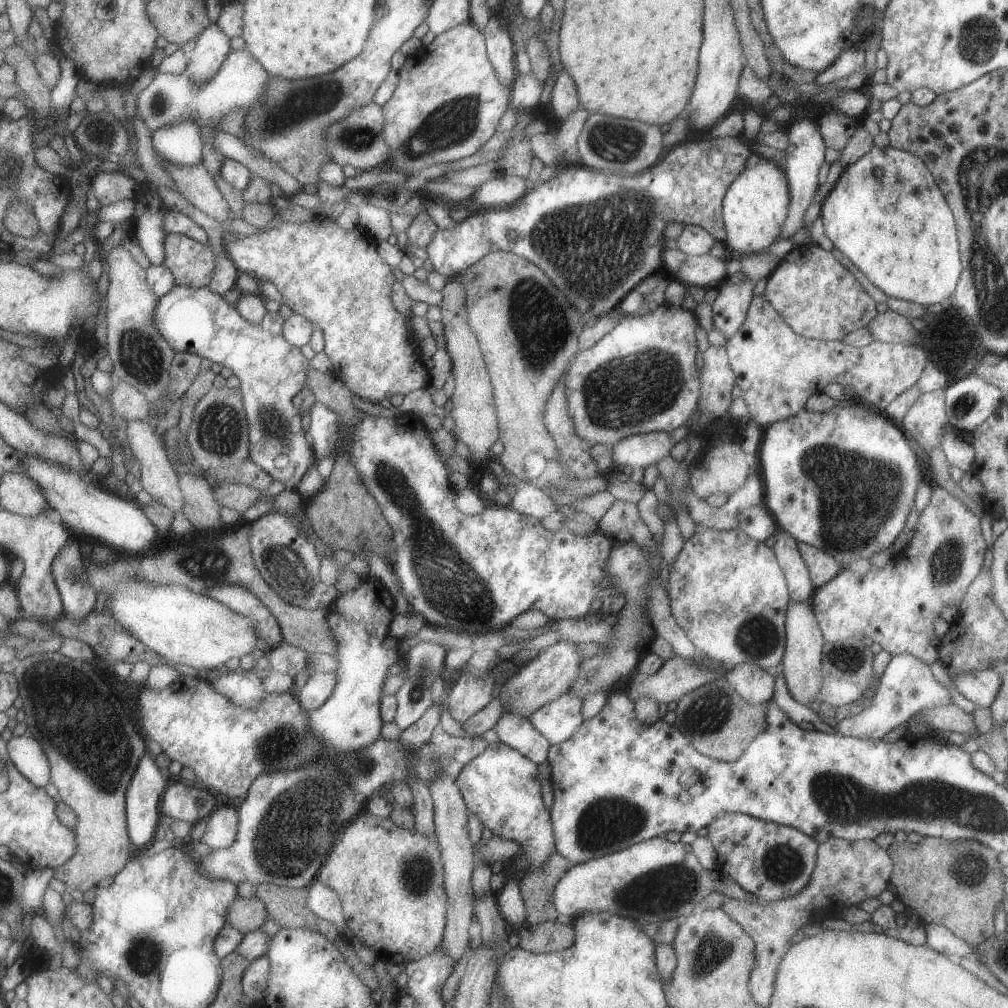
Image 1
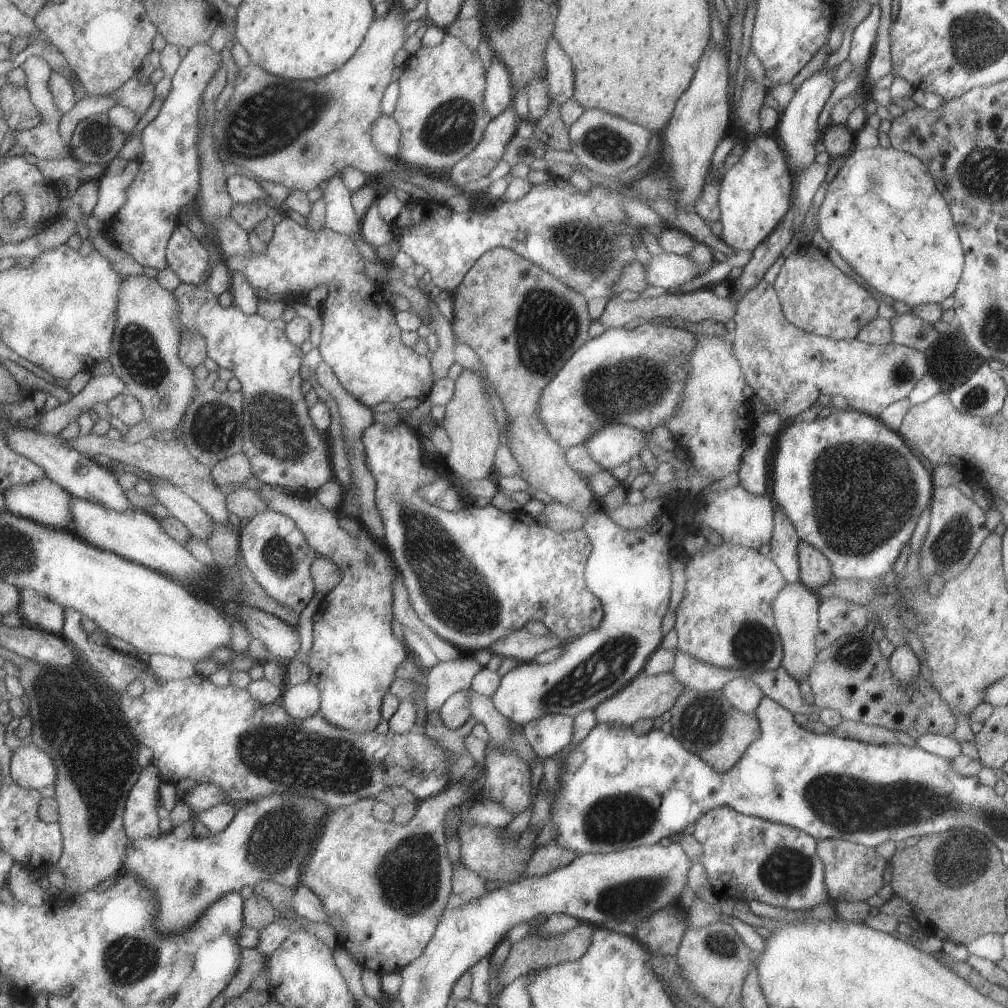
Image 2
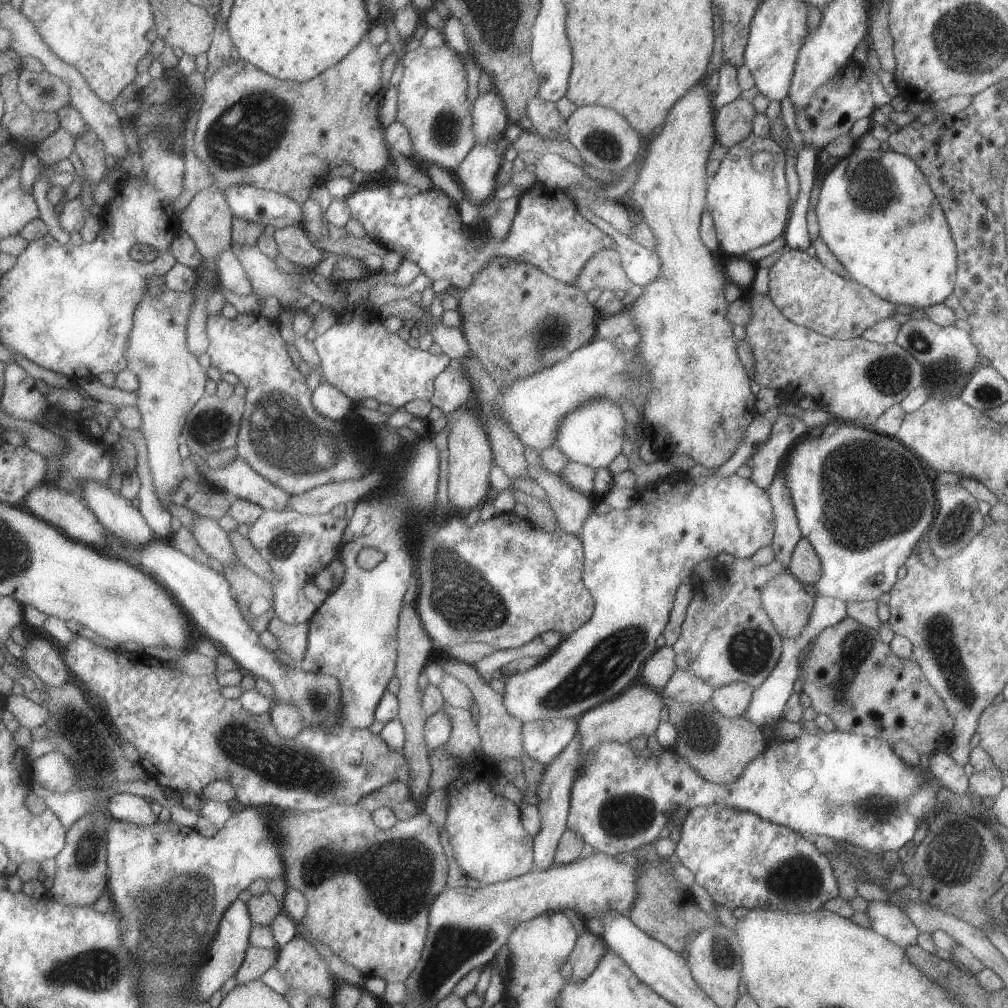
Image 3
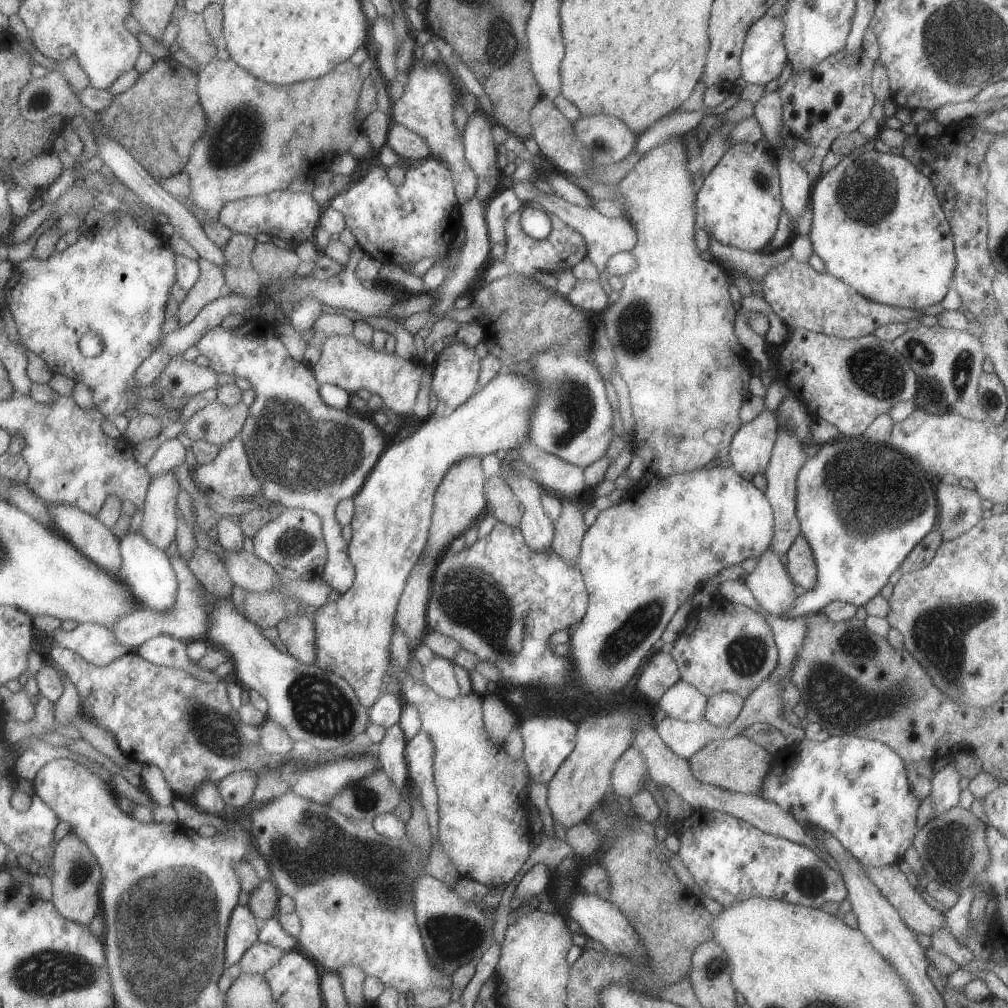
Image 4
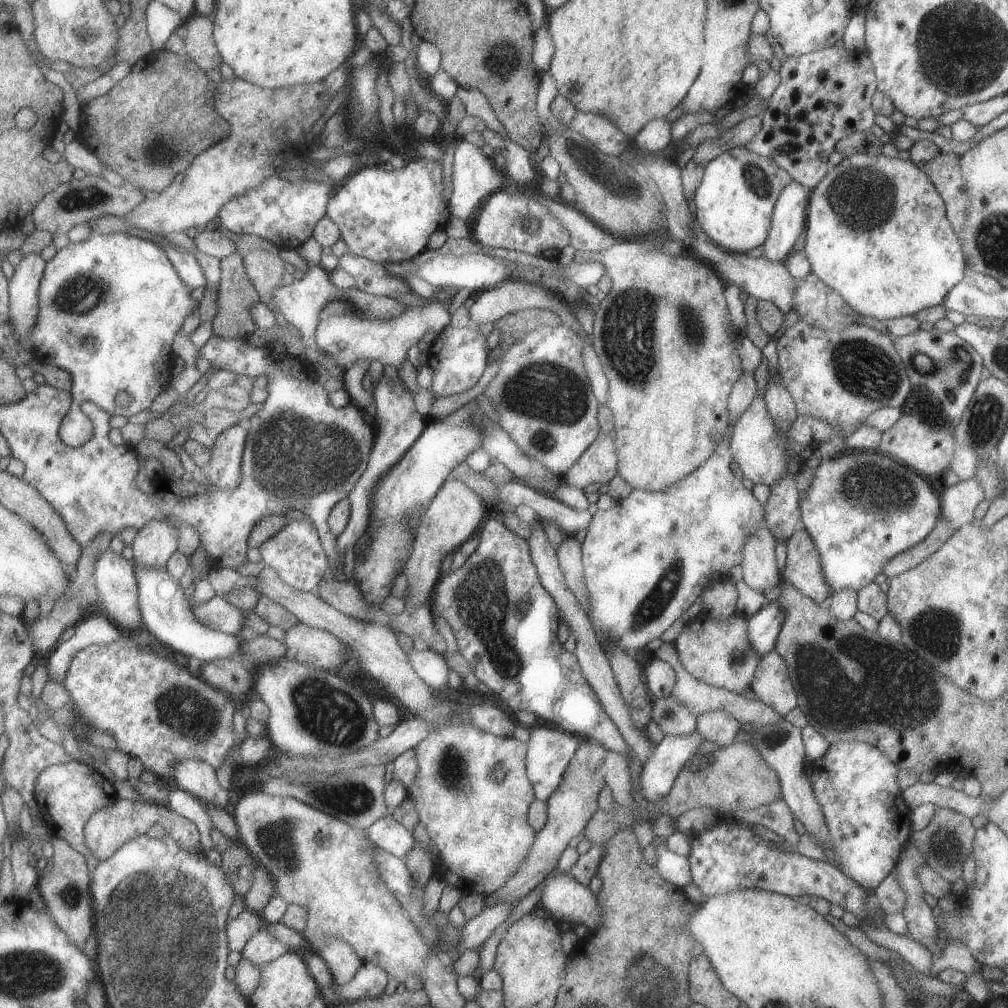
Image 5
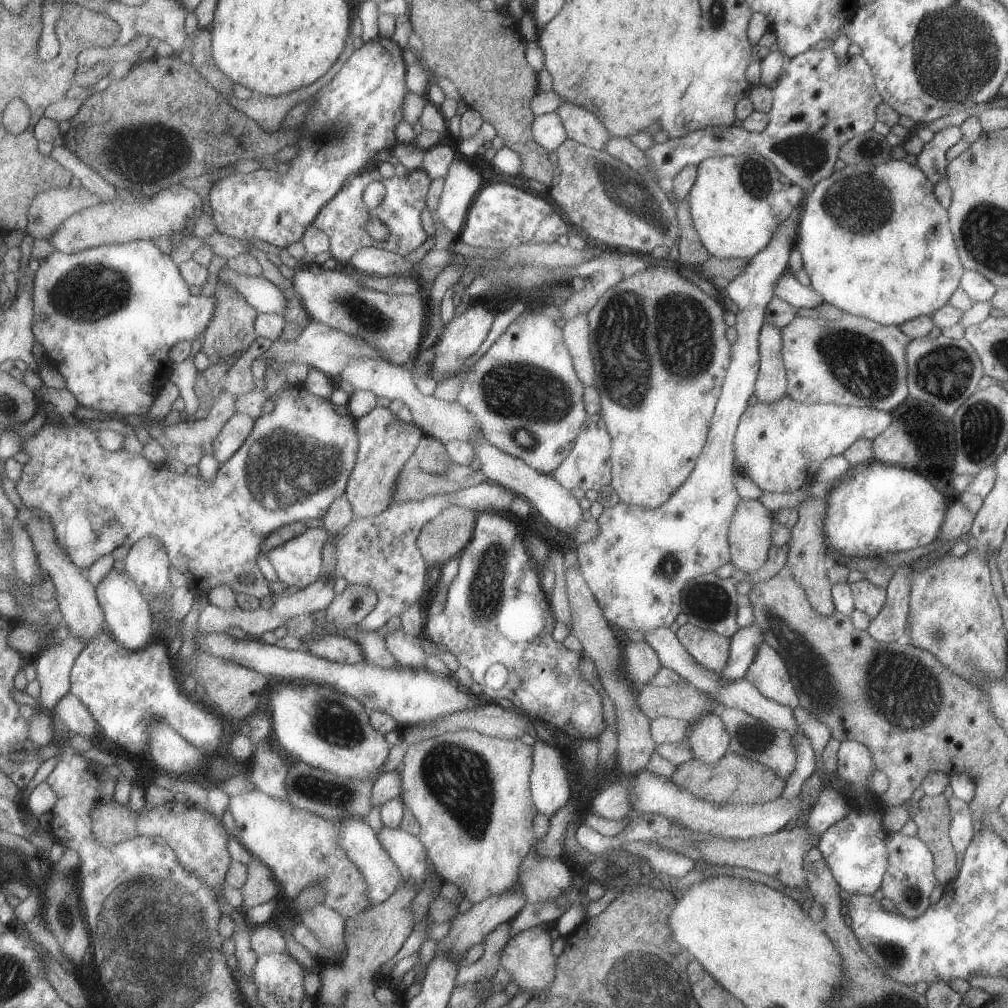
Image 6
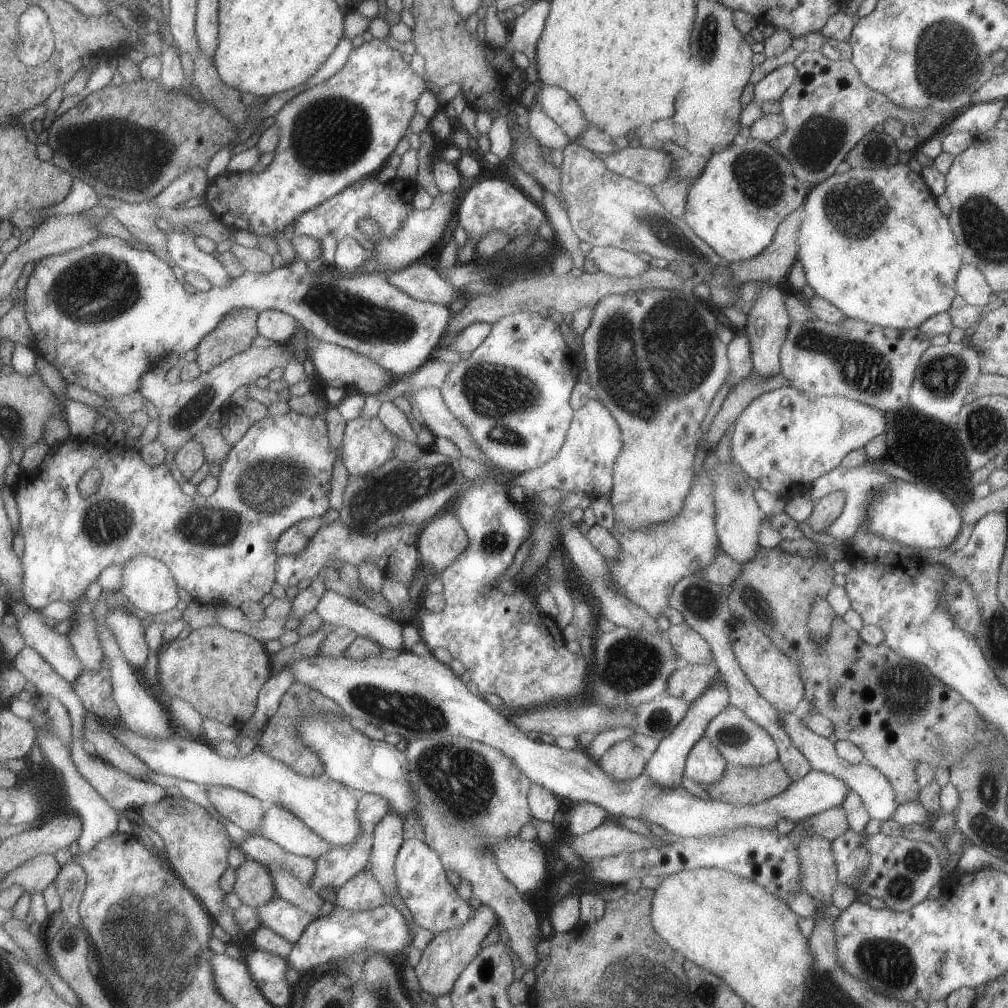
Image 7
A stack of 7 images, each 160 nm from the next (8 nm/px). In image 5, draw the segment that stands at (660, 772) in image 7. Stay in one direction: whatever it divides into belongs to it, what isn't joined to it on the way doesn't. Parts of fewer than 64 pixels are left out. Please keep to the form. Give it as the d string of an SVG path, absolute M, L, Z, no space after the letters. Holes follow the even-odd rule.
M776 600L769 601L756 614L747 618L747 640L753 652L763 656L774 649L783 620L785 614Z

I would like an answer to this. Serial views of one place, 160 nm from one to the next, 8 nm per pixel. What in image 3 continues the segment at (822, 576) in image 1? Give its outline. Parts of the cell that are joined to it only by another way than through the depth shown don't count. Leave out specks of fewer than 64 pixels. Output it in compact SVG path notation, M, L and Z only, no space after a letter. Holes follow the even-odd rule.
M801 537L793 549L788 567L786 568L802 585L815 584L821 576L820 560L813 547Z

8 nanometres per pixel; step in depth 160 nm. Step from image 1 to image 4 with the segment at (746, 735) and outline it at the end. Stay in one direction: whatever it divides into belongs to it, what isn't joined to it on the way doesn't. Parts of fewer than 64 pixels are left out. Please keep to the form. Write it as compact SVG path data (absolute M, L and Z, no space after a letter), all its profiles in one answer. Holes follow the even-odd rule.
M739 733L727 740L708 741L686 761L691 774L702 783L709 783L734 793L759 795L760 784L771 763L771 754L762 746Z

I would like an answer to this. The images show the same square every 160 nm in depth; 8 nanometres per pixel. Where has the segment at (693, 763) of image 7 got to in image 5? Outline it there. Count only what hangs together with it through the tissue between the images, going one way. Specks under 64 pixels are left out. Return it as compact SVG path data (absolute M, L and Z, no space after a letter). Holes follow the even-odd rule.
M723 710L703 712L696 716L696 730L699 735L703 740L713 742L721 748L733 743L740 730L739 726L737 720Z

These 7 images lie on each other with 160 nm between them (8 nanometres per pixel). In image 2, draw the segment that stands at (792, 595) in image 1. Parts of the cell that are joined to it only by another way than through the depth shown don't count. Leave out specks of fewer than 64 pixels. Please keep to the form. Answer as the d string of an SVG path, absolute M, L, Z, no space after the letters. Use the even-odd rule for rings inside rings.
M779 508L772 514L772 535L767 556L775 563L784 581L789 584L799 581L798 548L800 541L795 527Z

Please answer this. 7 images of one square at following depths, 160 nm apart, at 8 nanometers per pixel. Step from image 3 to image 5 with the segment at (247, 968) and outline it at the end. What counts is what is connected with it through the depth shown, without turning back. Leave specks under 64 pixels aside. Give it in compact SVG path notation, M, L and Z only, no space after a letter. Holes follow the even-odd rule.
M264 928L247 944L242 954L253 964L261 966L268 964L271 960L281 958L290 951L287 945L283 944L279 938L275 938L273 934L269 934L268 930Z

